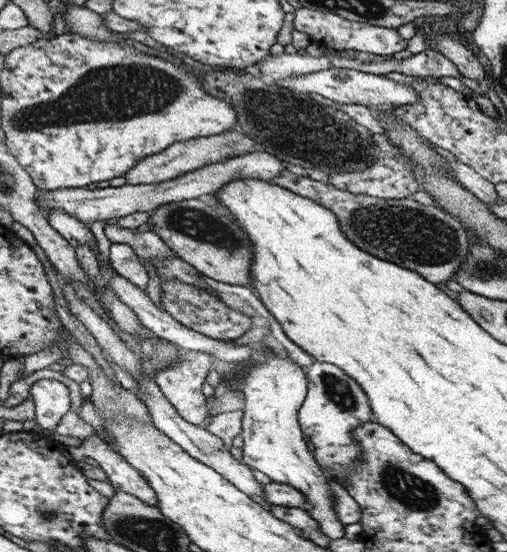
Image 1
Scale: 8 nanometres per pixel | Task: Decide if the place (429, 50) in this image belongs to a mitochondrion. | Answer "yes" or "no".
no

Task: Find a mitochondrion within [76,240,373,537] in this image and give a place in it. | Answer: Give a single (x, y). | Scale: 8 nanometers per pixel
(337, 389)

